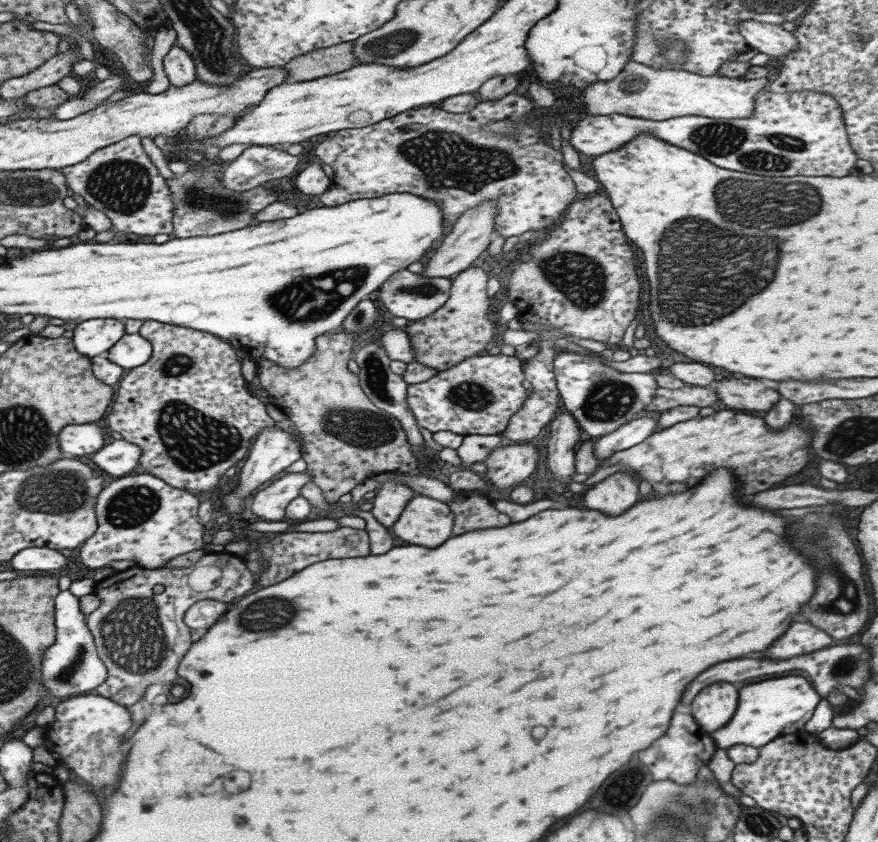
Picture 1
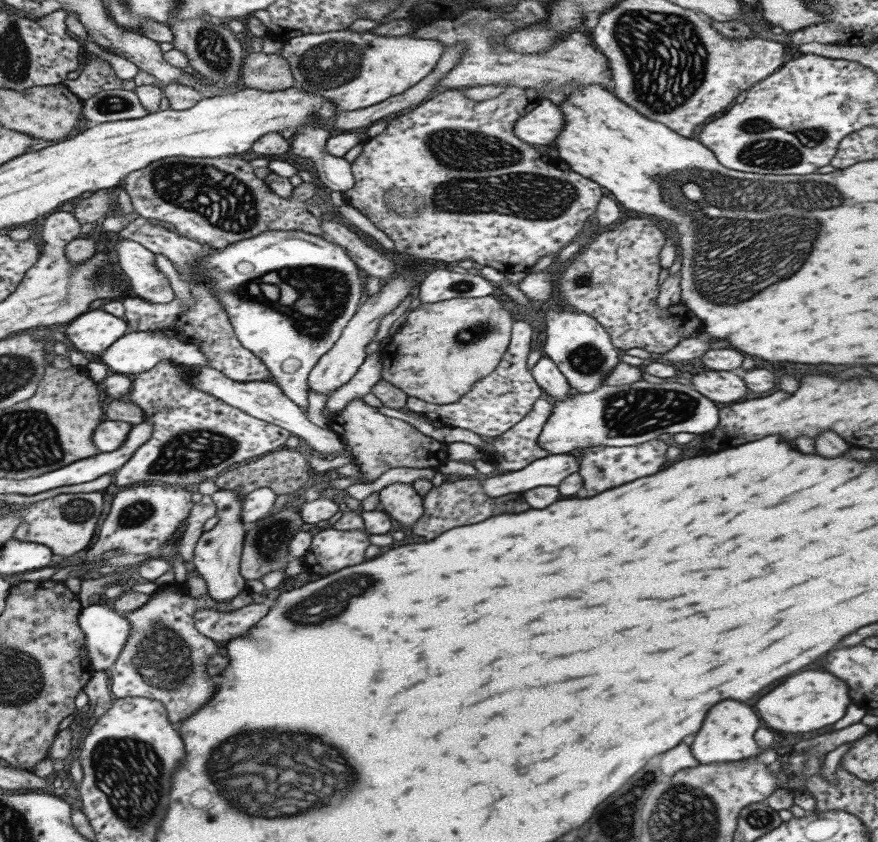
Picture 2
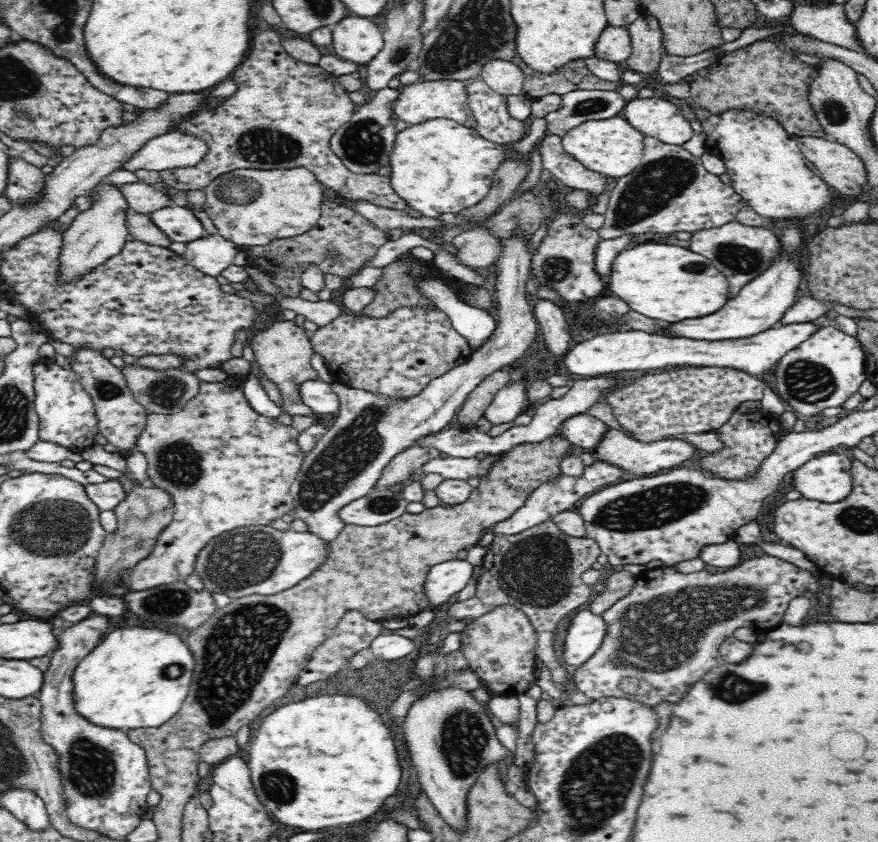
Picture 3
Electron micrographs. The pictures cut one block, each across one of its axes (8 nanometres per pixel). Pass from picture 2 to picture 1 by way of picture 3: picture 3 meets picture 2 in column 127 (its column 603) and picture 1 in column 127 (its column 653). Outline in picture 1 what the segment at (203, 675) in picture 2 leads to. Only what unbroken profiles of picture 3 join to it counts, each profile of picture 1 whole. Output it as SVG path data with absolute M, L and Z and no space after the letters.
M206 552L202 558L198 558L198 564L216 564L222 568L222 580L218 580L218 586L211 590L194 590L188 584L188 576L192 568L144 568L135 566L123 571L116 571L104 580L94 585L94 594L102 598L98 608L86 615L86 625L92 631L94 643L98 649L100 660L106 665L107 679L98 687L94 688L94 694L105 696L114 702L128 707L136 704L144 696L144 692L150 684L169 686L178 677L178 667L186 652L192 646L191 628L183 622L185 612L200 600L218 600L231 604L235 600L242 599L251 588L256 586L256 578L247 567L244 559L232 553Z

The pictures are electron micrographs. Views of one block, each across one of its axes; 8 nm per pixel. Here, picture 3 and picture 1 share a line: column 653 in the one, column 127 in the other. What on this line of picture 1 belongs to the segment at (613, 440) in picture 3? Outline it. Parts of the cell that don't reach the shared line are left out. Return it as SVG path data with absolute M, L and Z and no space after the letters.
M114 439L91 457L92 463L100 470L114 478L122 478L122 476L133 473L133 470L139 466L141 453L142 448L136 444L124 439Z

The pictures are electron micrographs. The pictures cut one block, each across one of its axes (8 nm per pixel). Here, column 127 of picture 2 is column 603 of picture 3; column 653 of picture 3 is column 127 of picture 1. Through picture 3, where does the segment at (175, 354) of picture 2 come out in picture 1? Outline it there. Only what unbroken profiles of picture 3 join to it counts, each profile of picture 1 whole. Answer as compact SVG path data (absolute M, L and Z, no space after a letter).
M139 333L124 336L113 344L107 360L122 368L133 369L148 362L153 354L150 342Z

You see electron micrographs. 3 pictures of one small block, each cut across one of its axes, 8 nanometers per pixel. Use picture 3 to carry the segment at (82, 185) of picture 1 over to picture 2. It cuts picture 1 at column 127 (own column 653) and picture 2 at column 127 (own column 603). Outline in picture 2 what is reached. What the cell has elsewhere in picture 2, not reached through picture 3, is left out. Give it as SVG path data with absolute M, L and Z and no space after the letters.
M138 216L134 221L130 221L124 229L116 232L118 238L139 242L154 254L166 256L176 267L176 272L180 274L182 282L190 284L190 294L196 300L192 306L183 304L174 296L172 301L164 304L152 304L142 301L136 296L129 295L122 304L125 308L123 320L129 325L130 331L147 332L162 331L163 329L177 330L177 338L188 344L195 346L206 358L207 366L219 370L228 378L237 381L263 381L271 382L272 373L250 350L247 350L235 336L235 331L230 323L230 317L222 303L216 299L212 293L212 287L208 285L206 279L198 279L192 268L200 258L206 258L210 254L210 248L203 244L190 240L176 232L166 229L163 226L151 223L148 218Z

